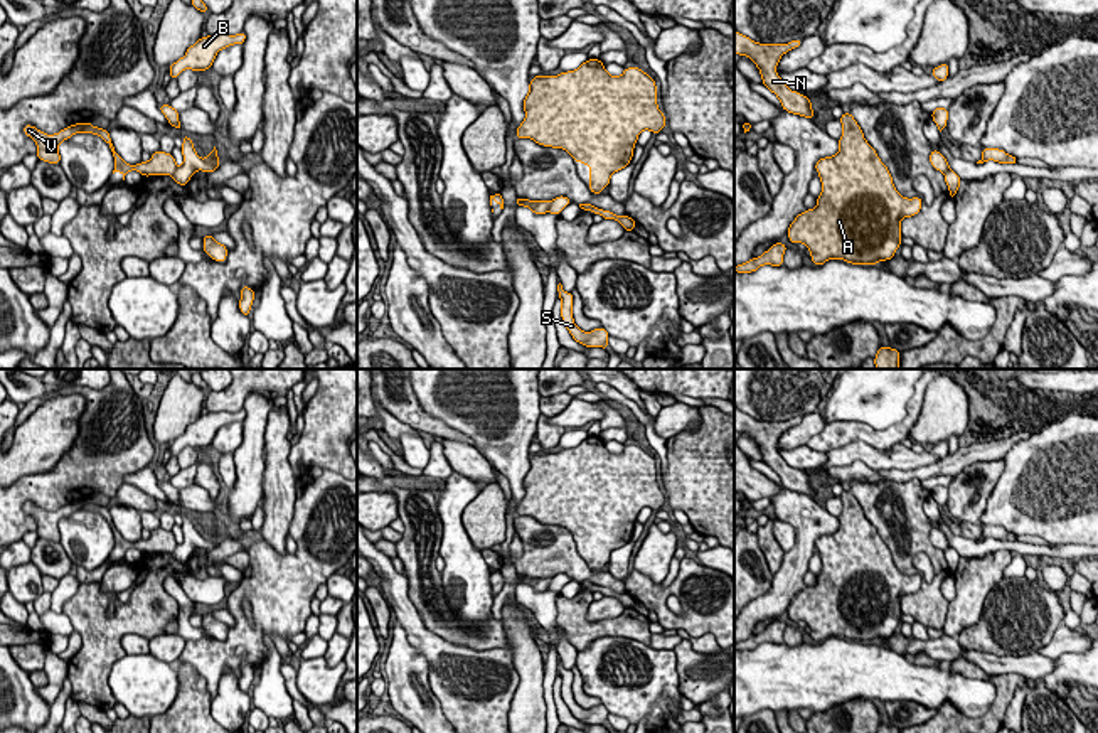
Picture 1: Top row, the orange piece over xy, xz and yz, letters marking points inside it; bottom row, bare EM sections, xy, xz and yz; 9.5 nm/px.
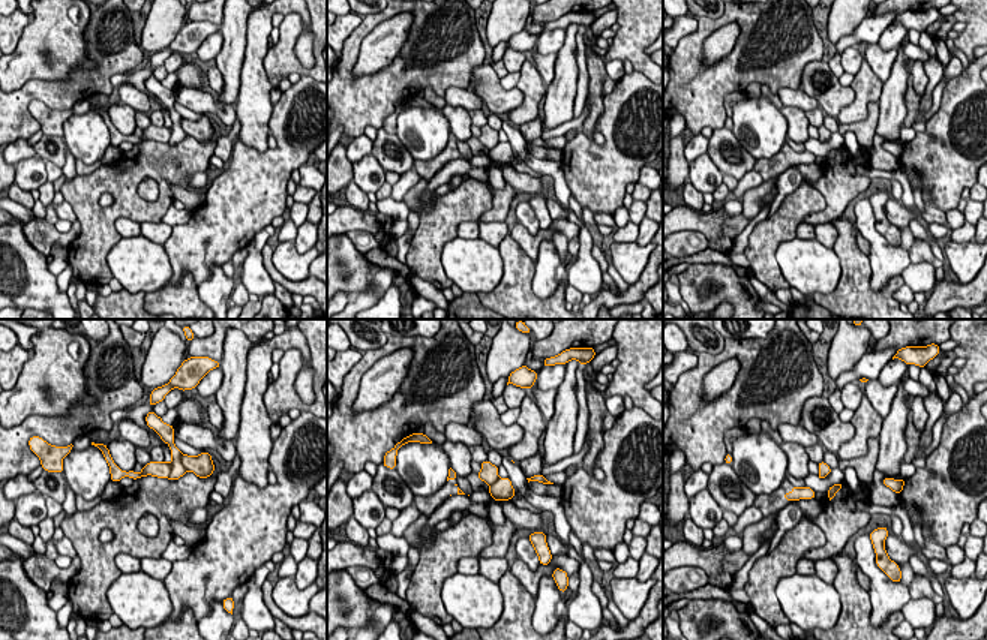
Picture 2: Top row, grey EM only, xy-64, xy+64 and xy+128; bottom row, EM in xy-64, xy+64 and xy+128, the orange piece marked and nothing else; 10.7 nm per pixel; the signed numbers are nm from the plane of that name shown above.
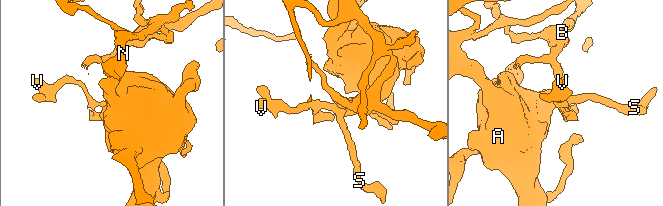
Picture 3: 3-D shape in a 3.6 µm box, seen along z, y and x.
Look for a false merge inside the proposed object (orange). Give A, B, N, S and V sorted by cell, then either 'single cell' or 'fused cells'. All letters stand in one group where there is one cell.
A B N S V; single cell

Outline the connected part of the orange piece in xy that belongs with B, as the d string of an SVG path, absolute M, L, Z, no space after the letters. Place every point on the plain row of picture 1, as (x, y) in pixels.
M244 409L236 413L219 411L200 415L194 423L187 426L184 435L168 445L170 457L177 457L184 447L192 447L197 450L211 447L219 428L234 421L244 421L244 418Z

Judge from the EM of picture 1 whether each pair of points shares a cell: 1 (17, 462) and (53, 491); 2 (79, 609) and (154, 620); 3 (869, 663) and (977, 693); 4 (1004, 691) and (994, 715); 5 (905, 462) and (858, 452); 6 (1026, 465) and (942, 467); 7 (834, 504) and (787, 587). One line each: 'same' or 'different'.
1: different
2: same
3: same
4: same
5: same
6: different
7: different

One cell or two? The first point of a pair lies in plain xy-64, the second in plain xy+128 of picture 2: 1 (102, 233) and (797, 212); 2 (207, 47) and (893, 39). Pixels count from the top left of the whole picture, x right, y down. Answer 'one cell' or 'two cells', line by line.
1: one cell
2: one cell

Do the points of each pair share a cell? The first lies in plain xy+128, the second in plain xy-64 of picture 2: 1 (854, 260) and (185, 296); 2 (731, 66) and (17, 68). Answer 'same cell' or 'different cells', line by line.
1: same cell
2: different cells

